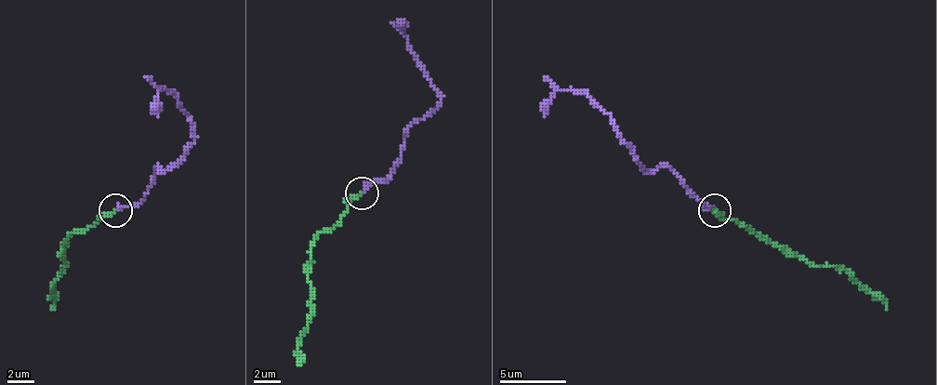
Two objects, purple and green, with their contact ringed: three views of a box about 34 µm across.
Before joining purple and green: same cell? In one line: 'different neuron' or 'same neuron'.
different neuron

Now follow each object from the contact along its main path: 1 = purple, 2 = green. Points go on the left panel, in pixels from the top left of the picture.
1: (118, 209), (144, 196), (158, 166), (171, 166), (194, 139), (194, 126), (164, 90), (158, 93), (158, 116)
2: (114, 209), (64, 240), (64, 266), (51, 286), (51, 310)

